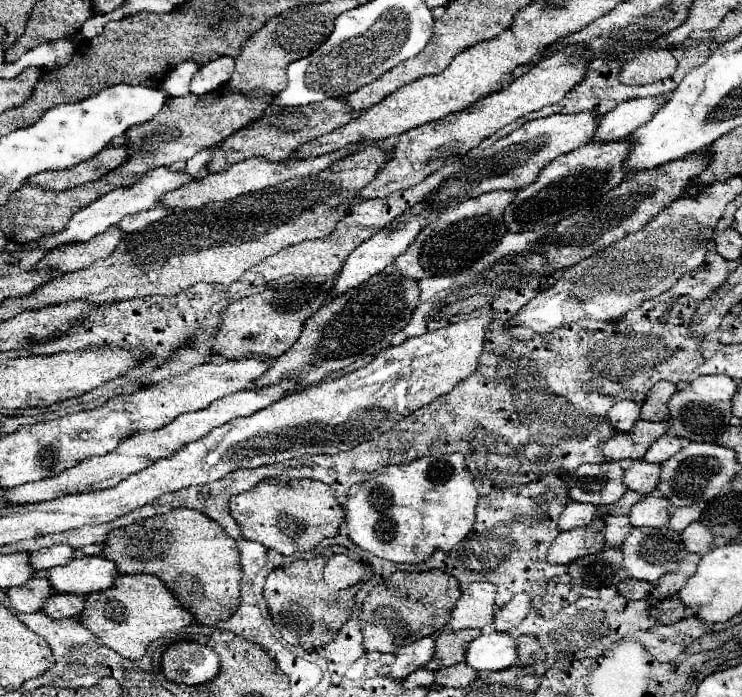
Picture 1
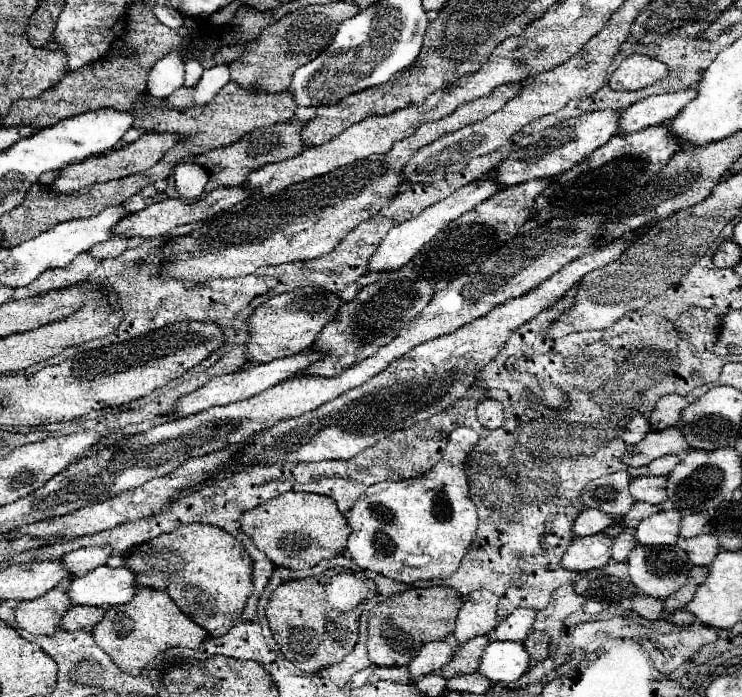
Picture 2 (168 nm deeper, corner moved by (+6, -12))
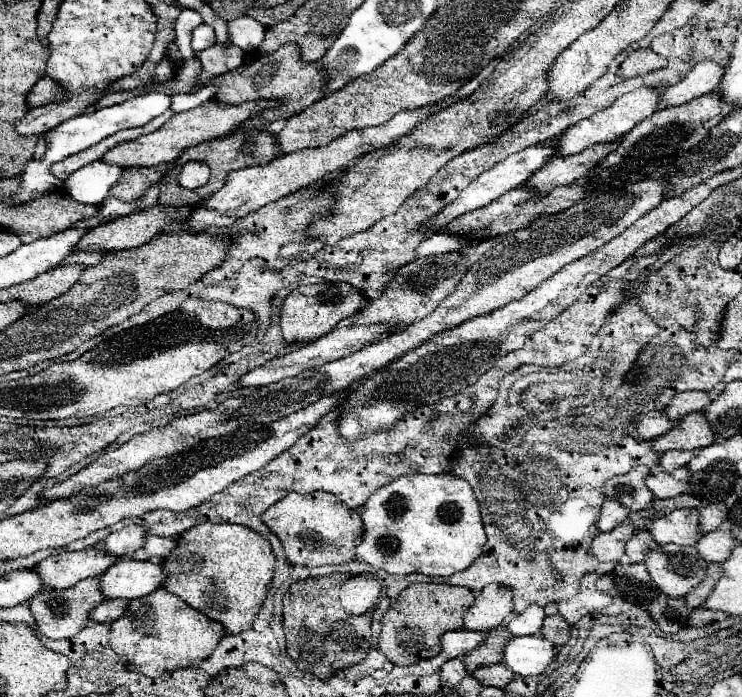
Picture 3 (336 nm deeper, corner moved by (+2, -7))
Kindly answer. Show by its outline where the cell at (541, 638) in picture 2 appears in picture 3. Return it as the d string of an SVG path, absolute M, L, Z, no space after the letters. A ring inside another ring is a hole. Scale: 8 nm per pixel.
M552 615L552 617L544 619L540 635L544 639L548 637L558 647L558 645L564 645L568 641L568 637L570 637L570 625L560 615Z

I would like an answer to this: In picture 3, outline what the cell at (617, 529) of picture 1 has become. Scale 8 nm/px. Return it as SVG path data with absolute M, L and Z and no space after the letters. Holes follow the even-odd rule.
M636 531L634 537L630 537L626 543L626 555L630 557L630 563L642 563L646 551L652 547L656 547L652 535L648 531Z

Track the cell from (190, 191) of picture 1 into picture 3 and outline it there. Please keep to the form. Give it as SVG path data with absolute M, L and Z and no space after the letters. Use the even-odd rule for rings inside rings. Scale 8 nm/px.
M154 205L150 209L142 209L142 211L134 211L130 215L122 215L116 217L110 223L104 223L100 227L90 229L90 233L86 233L82 237L82 241L78 243L76 251L94 251L94 249L104 249L104 251L118 251L118 249L132 249L132 247L140 247L146 241L150 241L154 235L158 235L158 231L162 231L166 225L172 223L180 223L184 219L188 219L188 215L192 213L192 207L162 207L162 205Z

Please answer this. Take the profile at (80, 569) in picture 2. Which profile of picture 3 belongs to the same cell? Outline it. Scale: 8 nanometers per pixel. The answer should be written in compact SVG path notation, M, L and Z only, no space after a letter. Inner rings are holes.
M130 525L118 533L110 533L100 543L100 547L108 549L114 557L122 557L122 555L134 553L136 549L140 549L144 545L144 539L146 539L146 531L140 525Z

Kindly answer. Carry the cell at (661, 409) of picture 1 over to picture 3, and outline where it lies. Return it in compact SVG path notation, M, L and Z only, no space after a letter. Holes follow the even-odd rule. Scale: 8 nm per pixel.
M682 391L682 393L674 395L674 405L668 405L664 413L670 421L680 421L688 413L706 409L710 401L712 401L712 397L704 391Z

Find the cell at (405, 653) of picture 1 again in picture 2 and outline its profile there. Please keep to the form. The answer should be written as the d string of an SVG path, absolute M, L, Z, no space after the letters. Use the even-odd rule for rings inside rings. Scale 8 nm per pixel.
M444 640L428 642L420 650L420 654L408 664L408 670L410 670L410 674L414 678L436 672L436 670L440 670L442 666L446 666L452 660L456 650L458 650L458 644L454 644L454 642L444 642Z

